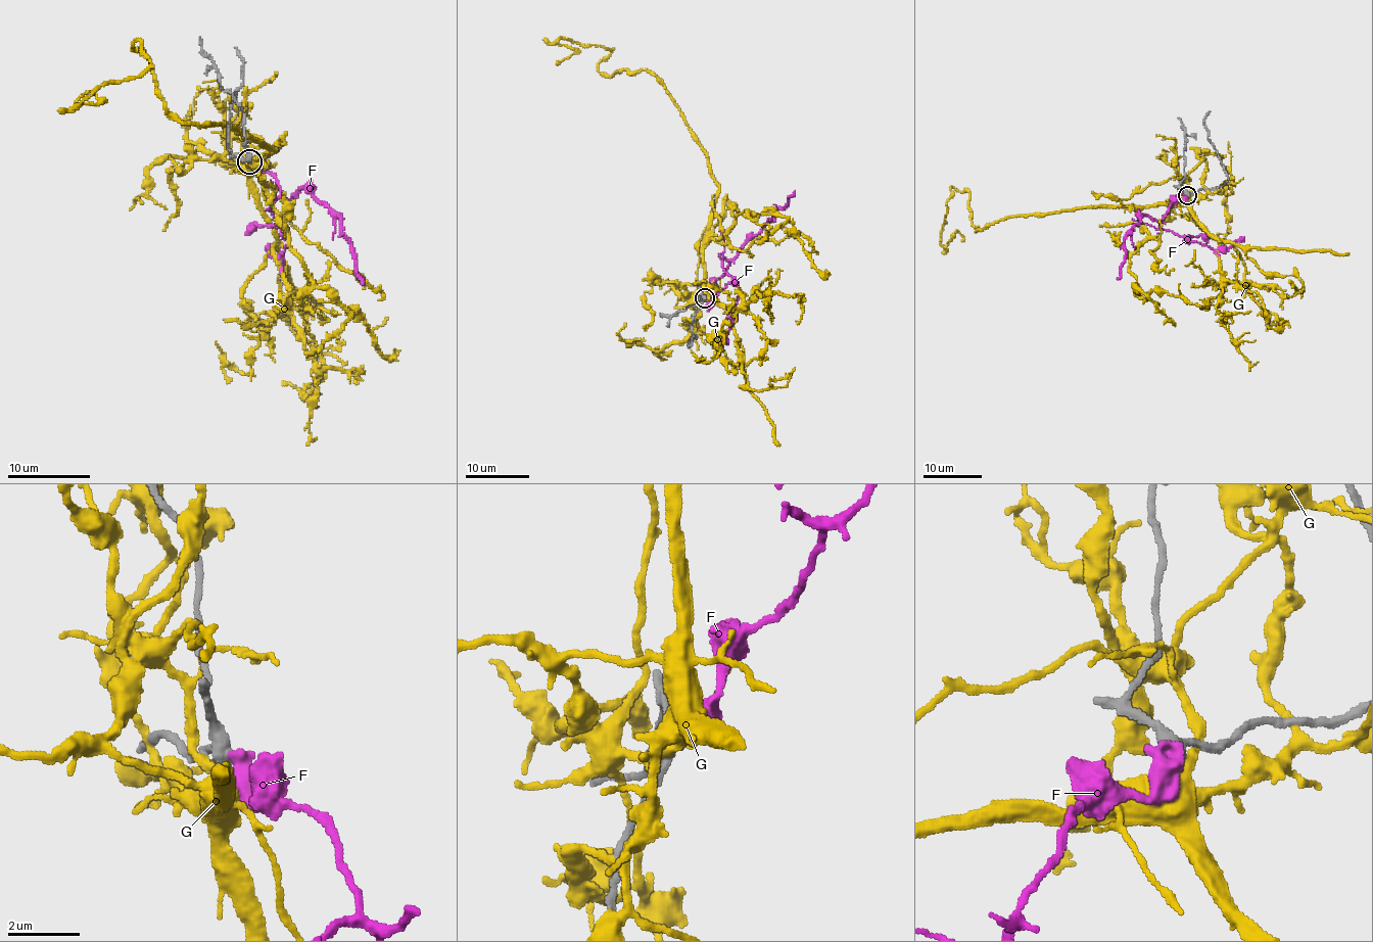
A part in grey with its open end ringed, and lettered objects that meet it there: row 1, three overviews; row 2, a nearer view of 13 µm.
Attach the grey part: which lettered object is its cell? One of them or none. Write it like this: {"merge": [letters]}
{"merge": []}

